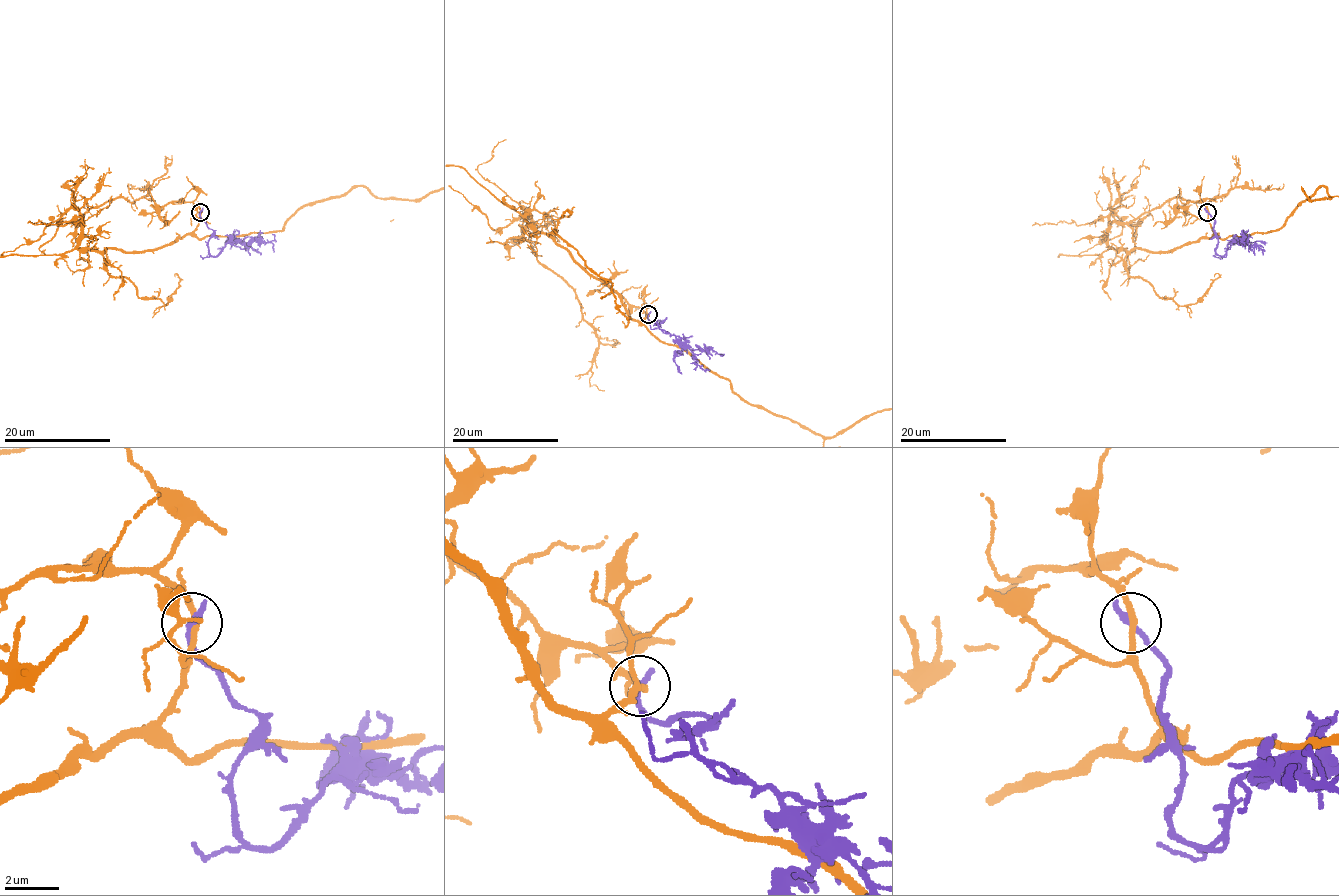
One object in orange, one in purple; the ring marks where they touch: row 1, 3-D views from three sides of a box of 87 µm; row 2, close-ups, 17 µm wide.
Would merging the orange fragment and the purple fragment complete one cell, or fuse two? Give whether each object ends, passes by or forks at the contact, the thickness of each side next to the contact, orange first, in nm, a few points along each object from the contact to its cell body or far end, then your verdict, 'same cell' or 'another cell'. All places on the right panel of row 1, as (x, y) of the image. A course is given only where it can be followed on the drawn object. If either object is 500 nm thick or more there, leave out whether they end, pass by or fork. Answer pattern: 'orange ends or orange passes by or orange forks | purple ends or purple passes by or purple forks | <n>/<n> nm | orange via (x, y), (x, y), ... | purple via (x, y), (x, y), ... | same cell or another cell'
orange passes by | purple ends | 240/280 nm | purple via (1207, 212), (1215, 222), (1218, 241), (1215, 251), (1222, 256), (1230, 243), (1247, 243), (1244, 240), (1250, 252) | another cell

